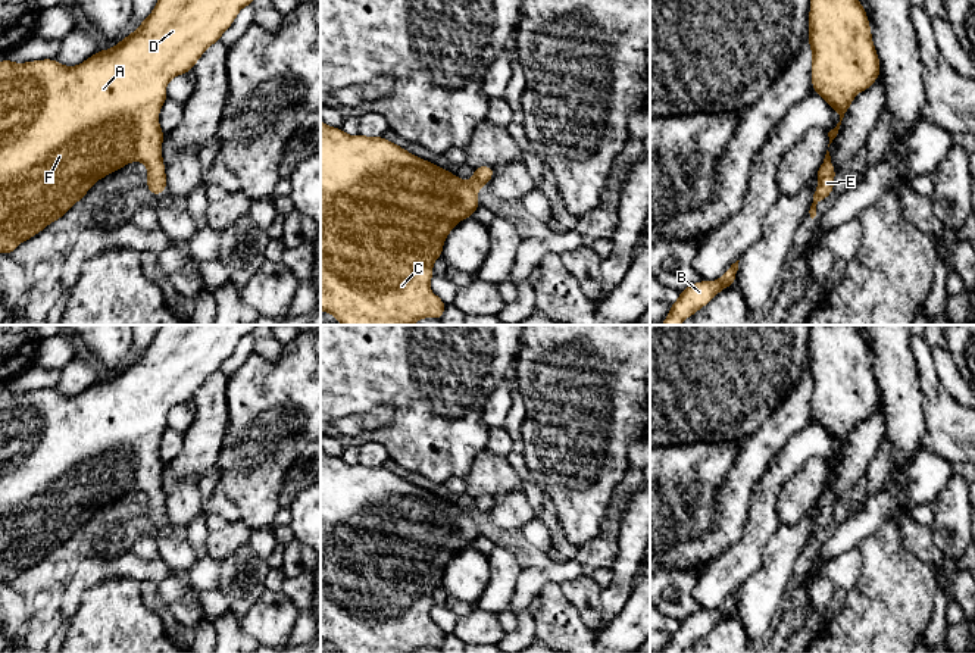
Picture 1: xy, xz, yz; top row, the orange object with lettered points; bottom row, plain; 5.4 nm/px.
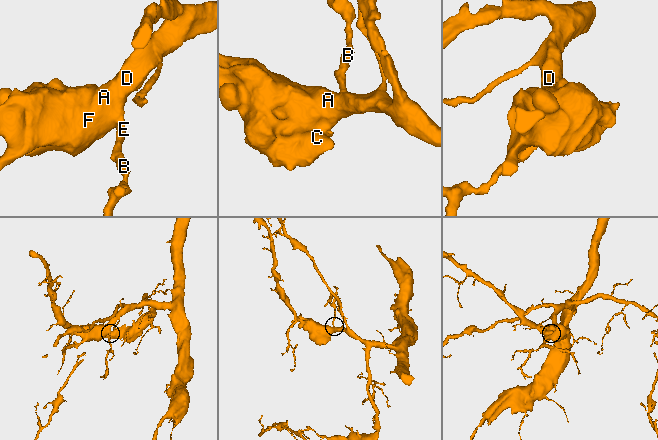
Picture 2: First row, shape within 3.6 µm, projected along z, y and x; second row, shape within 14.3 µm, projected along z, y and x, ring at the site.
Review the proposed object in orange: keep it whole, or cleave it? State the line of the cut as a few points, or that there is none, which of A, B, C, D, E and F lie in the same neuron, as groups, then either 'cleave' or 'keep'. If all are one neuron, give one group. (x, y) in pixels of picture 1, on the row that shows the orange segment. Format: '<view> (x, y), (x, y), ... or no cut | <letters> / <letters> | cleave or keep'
no cut | A B C D E F | keep

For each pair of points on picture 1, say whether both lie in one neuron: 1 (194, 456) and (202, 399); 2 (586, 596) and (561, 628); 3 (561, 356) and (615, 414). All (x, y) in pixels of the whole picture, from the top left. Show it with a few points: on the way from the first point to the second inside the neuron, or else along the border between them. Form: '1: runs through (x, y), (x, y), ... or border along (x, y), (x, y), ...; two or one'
1: runs through (202, 441), (205, 439), (205, 414); one
2: border along (559, 584), (563, 596), (580, 618), (596, 633); two
3: runs through (561, 374), (597, 412); one

